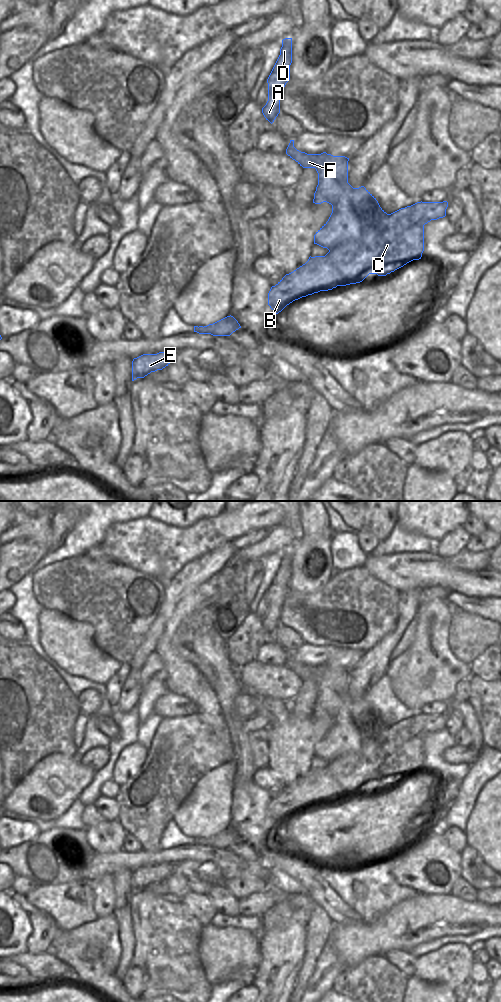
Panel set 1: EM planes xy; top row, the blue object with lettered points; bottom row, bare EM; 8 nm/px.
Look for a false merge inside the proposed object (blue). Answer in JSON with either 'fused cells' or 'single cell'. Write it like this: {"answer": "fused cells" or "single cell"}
{"answer": "fused cells"}

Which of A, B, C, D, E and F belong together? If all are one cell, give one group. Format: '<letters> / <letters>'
A B C D F / E

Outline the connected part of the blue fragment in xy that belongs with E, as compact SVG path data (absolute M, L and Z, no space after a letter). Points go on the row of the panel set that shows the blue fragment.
M176 352L143 354L132 361L132 381L144 378L151 372L162 370L176 358Z

